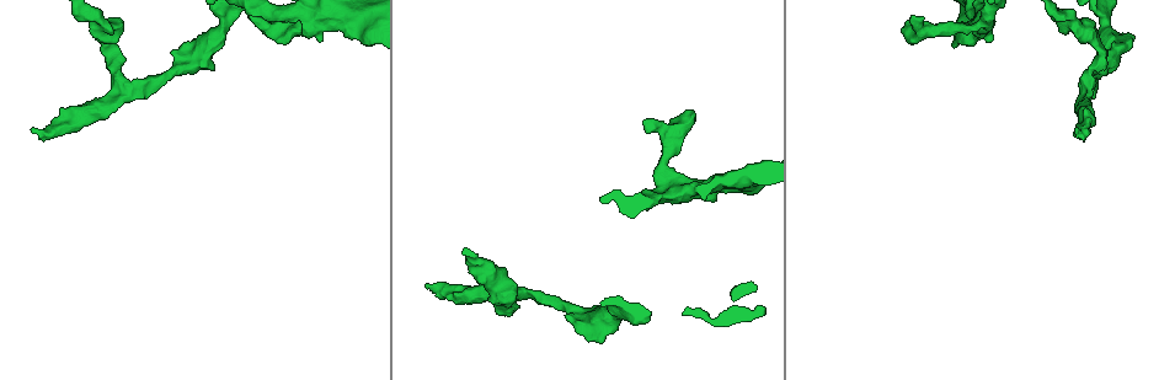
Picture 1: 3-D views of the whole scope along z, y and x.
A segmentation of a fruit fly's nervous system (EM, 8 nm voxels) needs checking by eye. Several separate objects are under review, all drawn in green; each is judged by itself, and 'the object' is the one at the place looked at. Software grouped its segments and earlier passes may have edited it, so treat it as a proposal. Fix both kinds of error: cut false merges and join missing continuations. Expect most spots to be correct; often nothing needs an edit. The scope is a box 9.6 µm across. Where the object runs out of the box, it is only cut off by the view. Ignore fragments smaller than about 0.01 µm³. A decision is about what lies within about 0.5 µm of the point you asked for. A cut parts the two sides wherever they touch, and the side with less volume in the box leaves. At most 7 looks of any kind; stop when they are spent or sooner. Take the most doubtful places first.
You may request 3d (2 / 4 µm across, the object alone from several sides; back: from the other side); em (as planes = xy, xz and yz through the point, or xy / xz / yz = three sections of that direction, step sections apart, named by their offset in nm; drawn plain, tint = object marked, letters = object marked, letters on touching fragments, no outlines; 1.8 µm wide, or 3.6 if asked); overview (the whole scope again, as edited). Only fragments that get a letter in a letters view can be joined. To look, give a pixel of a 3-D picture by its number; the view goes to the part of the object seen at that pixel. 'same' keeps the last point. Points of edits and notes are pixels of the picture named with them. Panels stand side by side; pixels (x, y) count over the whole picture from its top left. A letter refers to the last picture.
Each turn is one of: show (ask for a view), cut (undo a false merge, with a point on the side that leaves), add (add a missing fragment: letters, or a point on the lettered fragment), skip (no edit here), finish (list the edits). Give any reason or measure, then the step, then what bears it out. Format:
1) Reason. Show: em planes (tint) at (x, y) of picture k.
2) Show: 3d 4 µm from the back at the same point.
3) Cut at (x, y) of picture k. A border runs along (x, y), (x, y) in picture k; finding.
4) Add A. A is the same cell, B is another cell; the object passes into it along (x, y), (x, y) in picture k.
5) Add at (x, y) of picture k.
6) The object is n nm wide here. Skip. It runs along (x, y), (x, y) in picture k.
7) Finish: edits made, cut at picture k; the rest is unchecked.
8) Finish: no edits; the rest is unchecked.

Two arms in line, one across. Show: em planes (tint) at (521, 293) of picture 1.

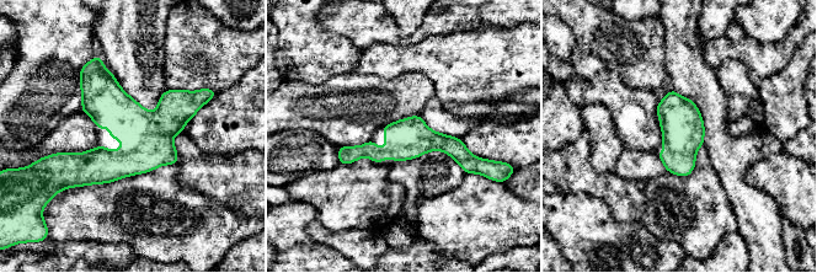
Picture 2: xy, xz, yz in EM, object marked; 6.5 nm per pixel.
See the neighbours. Show: em planes (letters) at the same point.

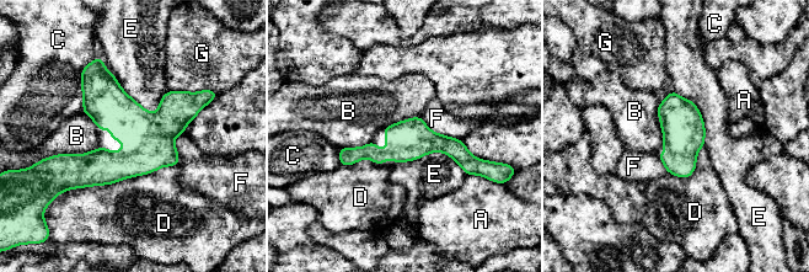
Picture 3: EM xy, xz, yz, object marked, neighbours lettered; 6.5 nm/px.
The longest contact is with D, 750 nm. Skip. A, B, C, D, E, F and G are other cells; it runs along (197, 108), (126, 164), (60, 163) in picture 3; one cell here.

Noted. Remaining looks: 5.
End of a long branch. Show: em planes (letters) at (1073, 132) of picture 1.

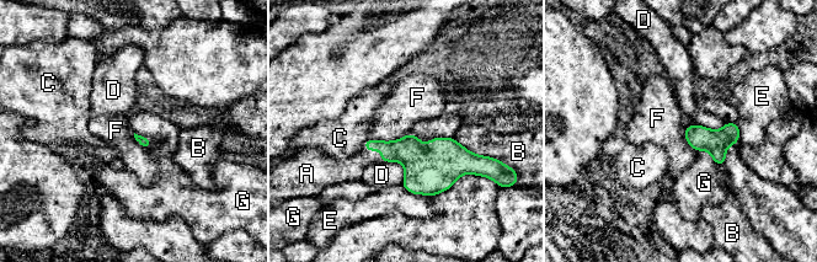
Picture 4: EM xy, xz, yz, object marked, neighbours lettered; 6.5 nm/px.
Add A. A is the same cell, B, C, D, E, F and G are other cells; the object passes into it along (415, 156), (378, 148), (351, 169) in picture 4; the cell continues.

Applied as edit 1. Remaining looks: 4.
Thick end. Show: em xy step 8 (letters) at (714, 199) of picture 1.

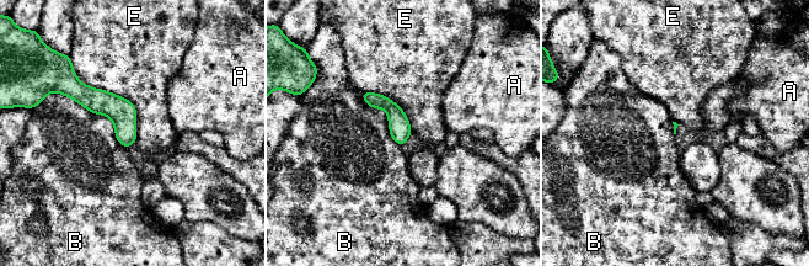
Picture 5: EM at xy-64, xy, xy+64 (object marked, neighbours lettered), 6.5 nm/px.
Skip. A, B and E are other cells; it runs along (70, 85), (103, 102), (133, 138) in picture 5; none of them fits.

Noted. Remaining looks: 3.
Finish: edits made, add at picture 4; the rest is unchecked.

